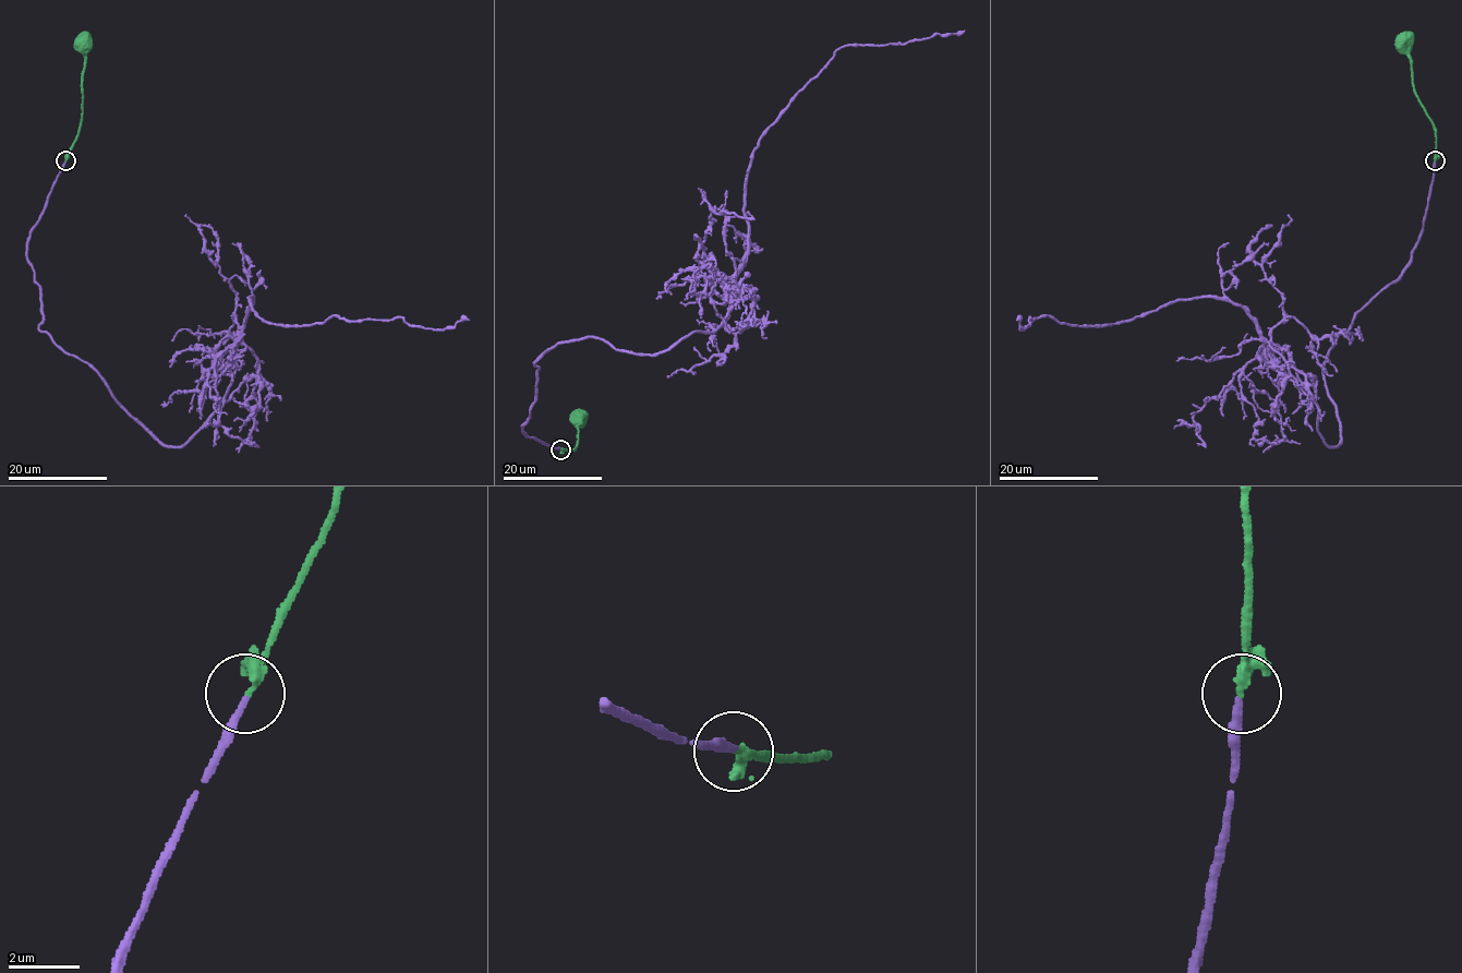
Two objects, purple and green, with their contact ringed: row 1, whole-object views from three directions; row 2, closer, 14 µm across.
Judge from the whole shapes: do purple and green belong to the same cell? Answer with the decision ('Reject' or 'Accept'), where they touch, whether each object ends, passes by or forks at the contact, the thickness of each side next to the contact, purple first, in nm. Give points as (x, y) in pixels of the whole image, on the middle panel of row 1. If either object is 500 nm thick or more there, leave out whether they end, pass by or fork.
Accept. Place: (560, 449). At the ring purple ends. At the ring green ends. Thickness 220 nm (purple) against 300 nm

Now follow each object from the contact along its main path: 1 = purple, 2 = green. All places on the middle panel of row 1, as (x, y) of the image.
1: (560, 448), (522, 427), (545, 350), (713, 332), (763, 133), (842, 47), (965, 31)
2: (560, 448), (572, 449), (577, 446), (581, 420), (578, 419)

